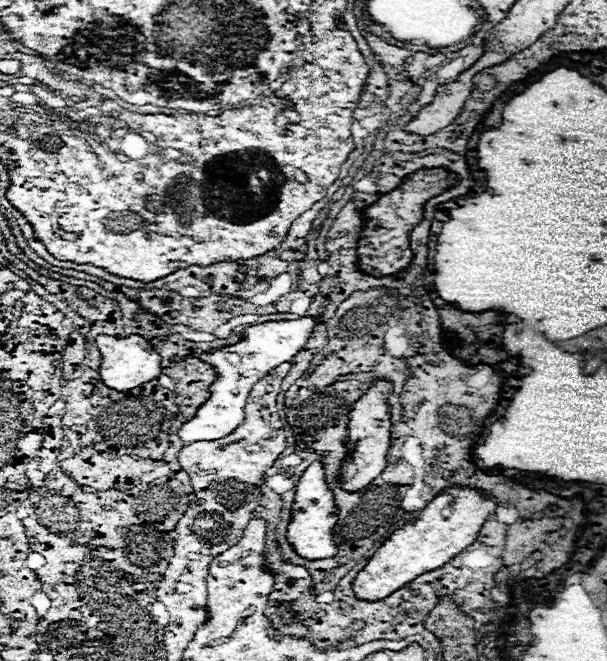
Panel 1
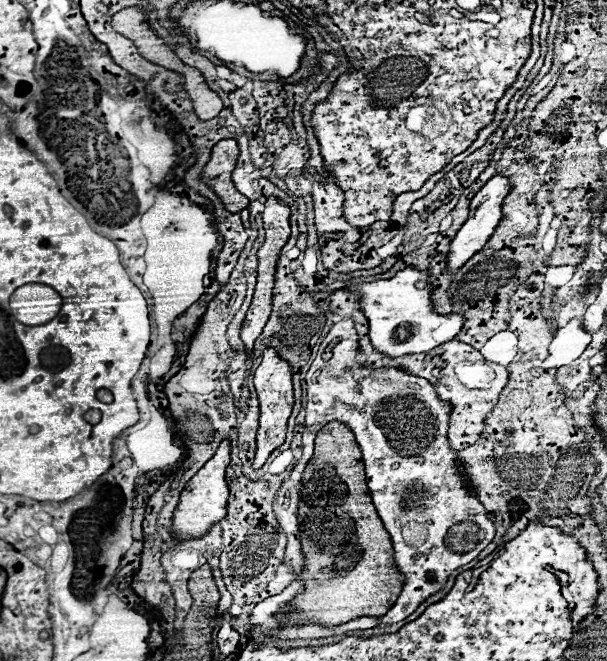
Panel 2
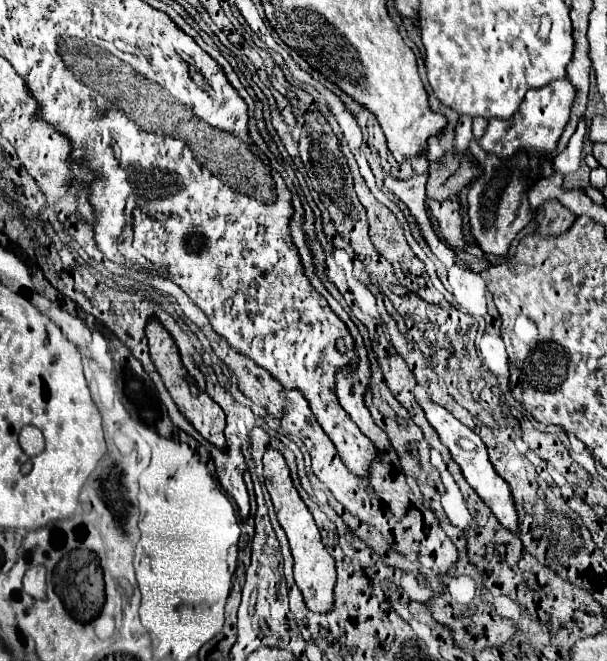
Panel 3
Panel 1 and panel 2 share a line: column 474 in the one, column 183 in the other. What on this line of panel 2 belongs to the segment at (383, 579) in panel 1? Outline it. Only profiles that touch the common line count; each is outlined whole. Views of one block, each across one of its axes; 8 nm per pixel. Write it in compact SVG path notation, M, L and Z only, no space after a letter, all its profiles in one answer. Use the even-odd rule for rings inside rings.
M224 438L216 450L216 454L206 462L202 470L198 470L192 480L188 480L186 488L182 490L180 502L174 510L172 518L172 532L178 536L178 540L192 540L200 538L202 534L208 532L212 524L218 524L224 514L226 514L226 504L228 504L228 480L226 480L226 468L230 464L230 438Z

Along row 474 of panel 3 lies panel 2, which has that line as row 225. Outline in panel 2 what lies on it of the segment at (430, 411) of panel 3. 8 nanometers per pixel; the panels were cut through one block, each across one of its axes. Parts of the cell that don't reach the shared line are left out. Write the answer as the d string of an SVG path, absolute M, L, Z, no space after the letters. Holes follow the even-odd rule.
M496 174L494 178L490 178L486 182L486 186L472 198L470 202L470 216L464 222L464 226L458 230L456 238L450 244L450 254L448 254L448 268L450 270L458 270L460 266L464 266L480 248L484 248L484 244L492 238L492 232L498 228L500 220L502 220L502 204L504 198L510 194L512 190L512 182L510 178L504 178L502 174Z

